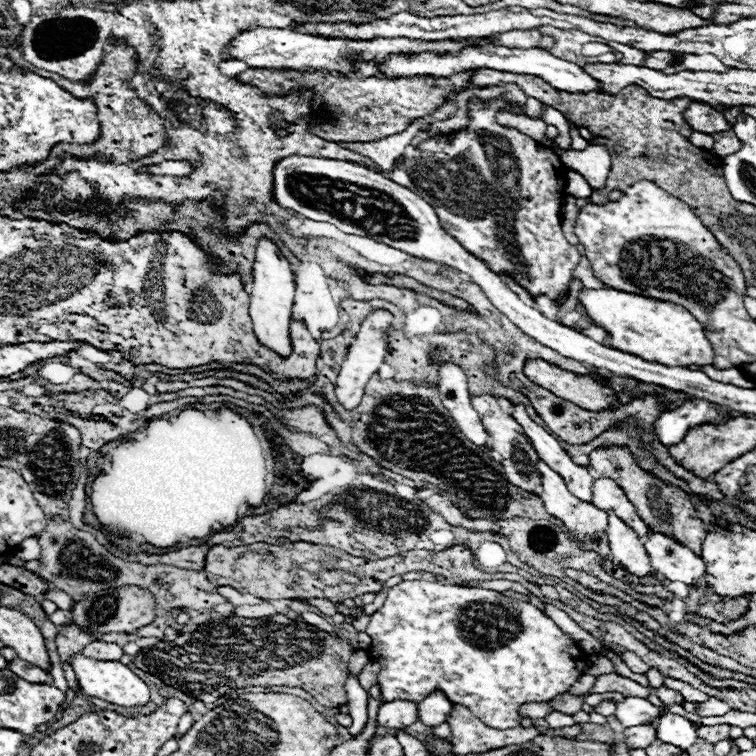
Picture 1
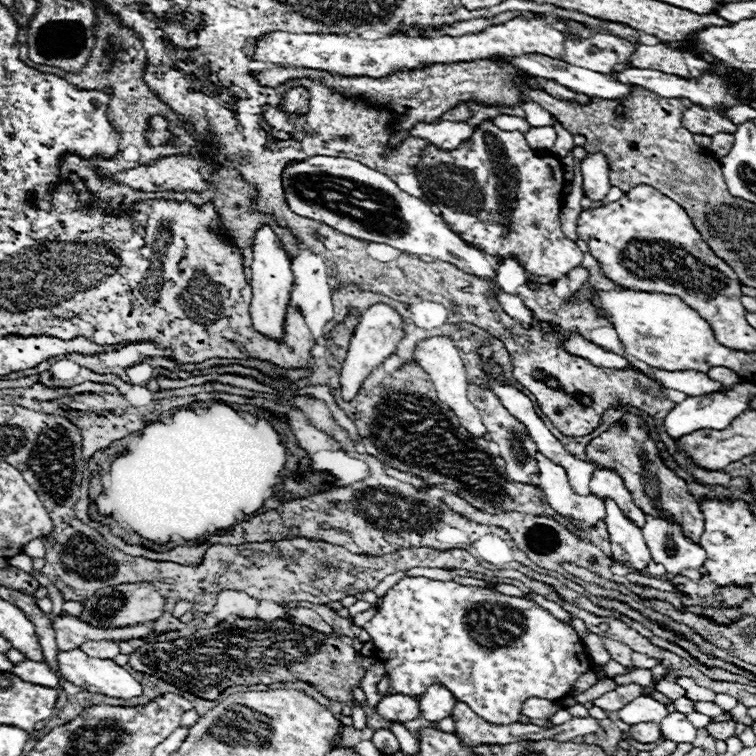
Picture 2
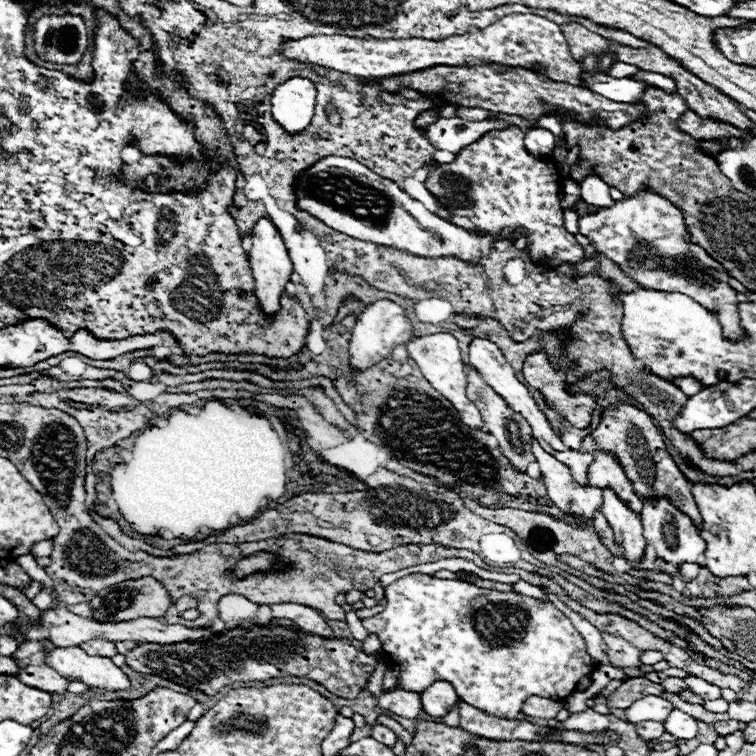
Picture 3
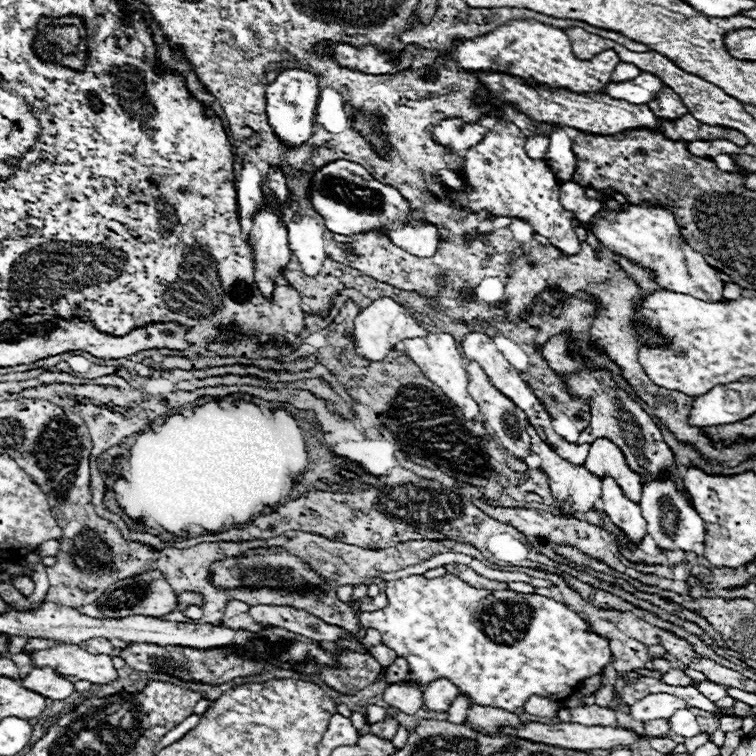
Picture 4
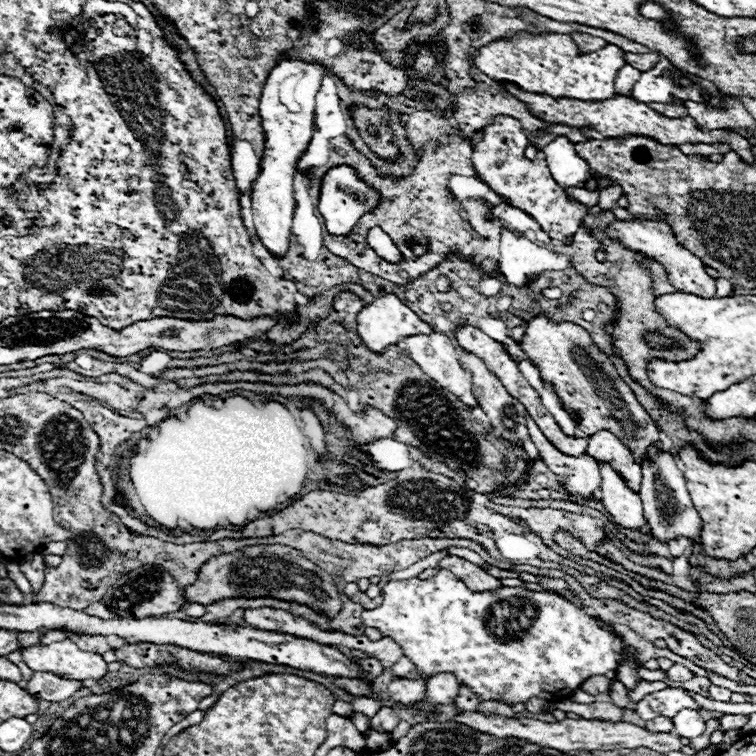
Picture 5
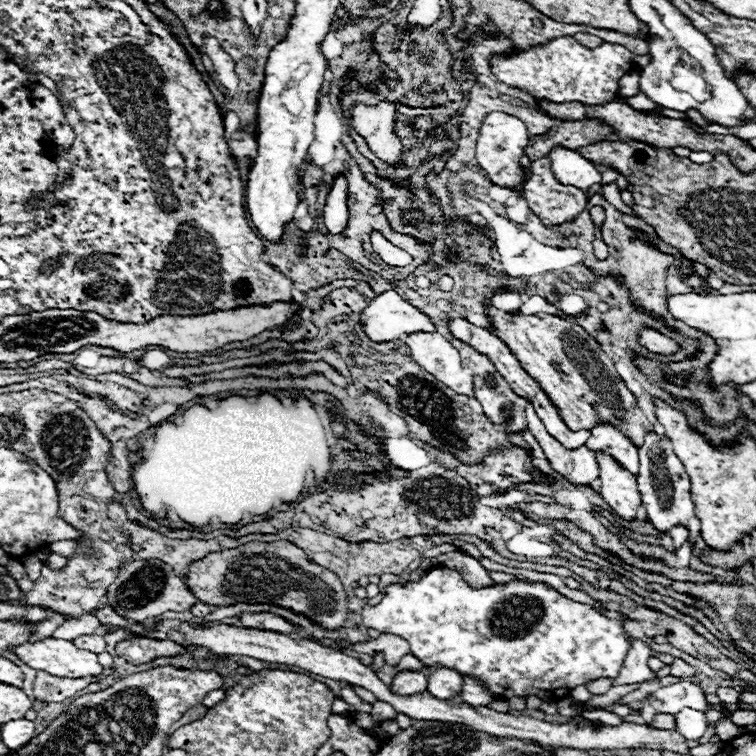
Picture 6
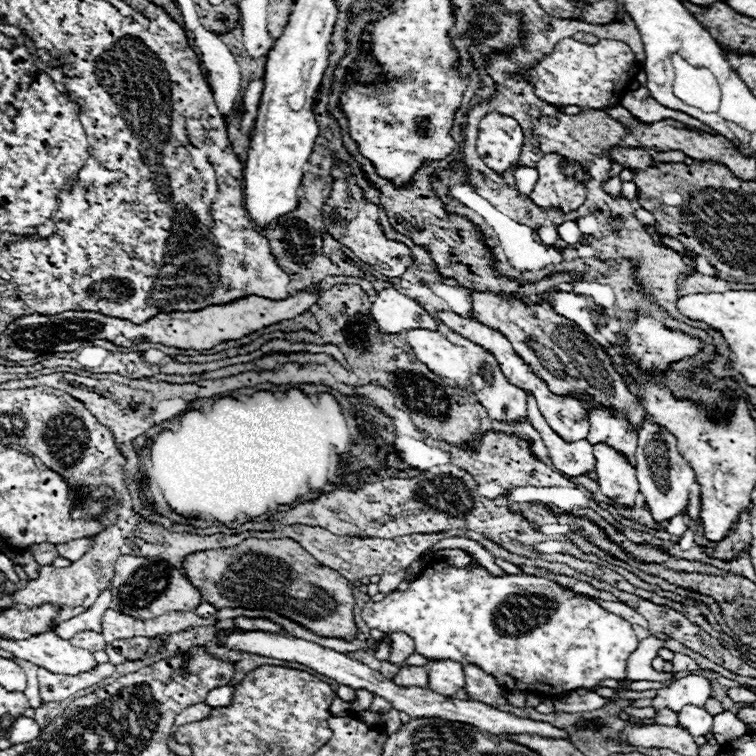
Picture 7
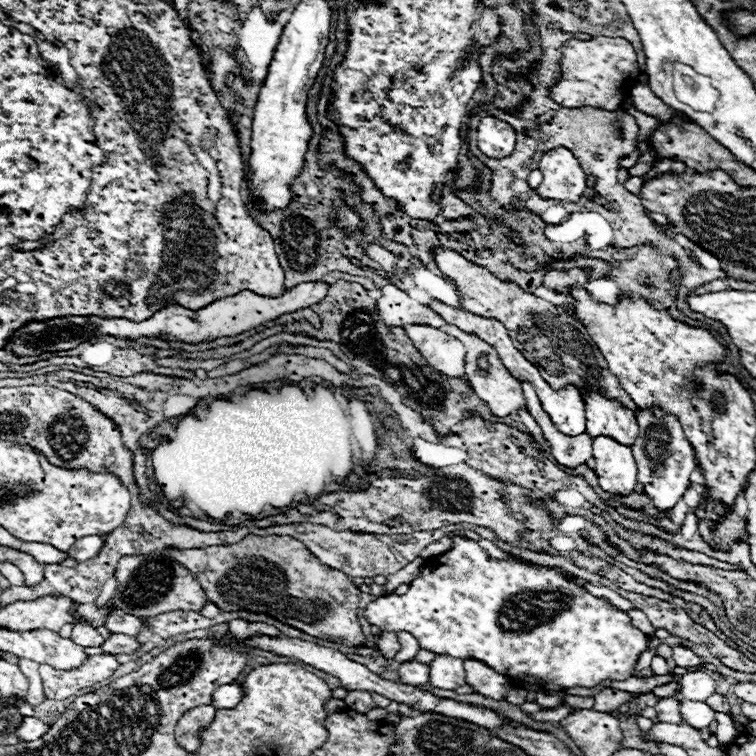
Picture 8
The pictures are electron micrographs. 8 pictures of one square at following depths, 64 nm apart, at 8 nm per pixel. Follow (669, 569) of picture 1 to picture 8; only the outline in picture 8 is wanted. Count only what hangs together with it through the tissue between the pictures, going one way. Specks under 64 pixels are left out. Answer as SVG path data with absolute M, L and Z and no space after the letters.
M660 406L640 408L638 412L638 438L632 446L634 458L638 462L638 482L642 490L652 498L660 512L670 510L684 494L690 474L694 470L694 448L684 438L682 426L674 414L666 414Z

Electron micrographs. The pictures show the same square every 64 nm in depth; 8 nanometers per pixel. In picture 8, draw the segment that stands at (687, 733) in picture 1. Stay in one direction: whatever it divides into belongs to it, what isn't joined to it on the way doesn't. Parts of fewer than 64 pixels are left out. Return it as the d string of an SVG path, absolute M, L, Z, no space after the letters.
M684 700L680 706L682 720L688 722L690 726L696 726L700 730L708 728L714 720L714 710L706 702L694 702L694 700Z

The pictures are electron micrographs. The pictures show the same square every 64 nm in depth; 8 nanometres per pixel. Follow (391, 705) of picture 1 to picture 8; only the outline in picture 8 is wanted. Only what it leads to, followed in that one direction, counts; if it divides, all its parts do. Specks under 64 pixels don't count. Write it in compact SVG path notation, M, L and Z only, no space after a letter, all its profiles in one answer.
M408 660L408 662L402 662L398 666L398 676L404 684L422 686L422 684L428 682L428 674L430 674L428 664L422 664L422 662L416 662L416 660Z

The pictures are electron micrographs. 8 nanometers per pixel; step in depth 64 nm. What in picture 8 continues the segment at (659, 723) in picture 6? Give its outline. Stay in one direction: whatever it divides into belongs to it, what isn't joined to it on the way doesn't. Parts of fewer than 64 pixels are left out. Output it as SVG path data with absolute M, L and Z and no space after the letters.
M660 698L654 710L658 712L658 722L682 722L680 704L674 698Z

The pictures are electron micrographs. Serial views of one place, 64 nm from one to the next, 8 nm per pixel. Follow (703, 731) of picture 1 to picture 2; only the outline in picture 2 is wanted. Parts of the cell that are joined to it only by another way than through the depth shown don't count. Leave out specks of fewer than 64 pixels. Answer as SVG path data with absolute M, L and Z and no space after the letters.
M728 720L728 722L712 722L706 726L708 732L716 738L716 740L726 740L730 736L734 736L734 730L736 730L736 722Z

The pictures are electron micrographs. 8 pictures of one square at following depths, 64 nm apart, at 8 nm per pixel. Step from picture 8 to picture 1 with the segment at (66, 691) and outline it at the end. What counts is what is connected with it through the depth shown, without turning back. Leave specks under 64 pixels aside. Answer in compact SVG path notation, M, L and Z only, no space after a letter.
M20 658L12 660L12 662L8 664L8 668L10 668L16 676L20 676L20 678L32 682L32 684L50 684L50 682L52 682L52 678L50 678L48 672L44 672L42 668L34 666L34 664L26 662L26 660L20 660Z

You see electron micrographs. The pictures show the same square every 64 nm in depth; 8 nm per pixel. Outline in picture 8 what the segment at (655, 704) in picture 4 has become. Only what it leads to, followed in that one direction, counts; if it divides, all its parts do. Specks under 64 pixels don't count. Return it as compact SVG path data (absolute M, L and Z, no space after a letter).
M688 672L680 678L680 684L682 684L682 692L674 696L678 702L684 698L702 702L708 696L716 694L716 680L706 672Z

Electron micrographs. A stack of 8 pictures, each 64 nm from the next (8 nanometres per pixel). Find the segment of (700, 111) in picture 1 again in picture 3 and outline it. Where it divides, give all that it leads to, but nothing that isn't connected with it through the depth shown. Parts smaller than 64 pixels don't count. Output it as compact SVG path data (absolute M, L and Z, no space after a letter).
M688 110L678 122L676 122L678 130L686 132L688 136L692 136L694 140L710 140L710 138L738 138L742 136L740 130L736 130L734 126L728 126L724 122L712 122L712 120L704 120L700 116L696 116L692 110Z

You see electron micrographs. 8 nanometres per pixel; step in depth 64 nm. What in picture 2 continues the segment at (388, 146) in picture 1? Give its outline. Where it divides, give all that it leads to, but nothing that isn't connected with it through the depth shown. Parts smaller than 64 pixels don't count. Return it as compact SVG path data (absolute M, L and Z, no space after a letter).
M442 120L442 122L436 122L436 124L420 124L420 126L414 126L412 130L404 132L404 134L400 134L400 136L394 136L394 142L400 142L406 134L412 134L412 136L426 138L426 140L432 142L436 148L456 150L456 146L458 146L460 142L468 140L476 128L478 128L476 124Z

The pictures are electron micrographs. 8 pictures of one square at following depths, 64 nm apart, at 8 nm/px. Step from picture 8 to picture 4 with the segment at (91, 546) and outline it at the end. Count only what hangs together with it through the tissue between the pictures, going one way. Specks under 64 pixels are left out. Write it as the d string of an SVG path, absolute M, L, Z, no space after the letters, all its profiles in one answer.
M56 540L56 542L44 542L44 544L40 544L38 548L36 548L36 554L38 556L56 556L60 552L60 542Z

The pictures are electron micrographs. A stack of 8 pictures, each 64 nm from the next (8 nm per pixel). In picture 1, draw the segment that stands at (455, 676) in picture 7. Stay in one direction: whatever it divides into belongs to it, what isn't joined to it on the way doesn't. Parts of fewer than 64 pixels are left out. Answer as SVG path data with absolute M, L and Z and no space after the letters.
M434 690L418 704L418 718L426 726L438 726L438 724L448 720L452 706L454 704L448 700L448 696L444 696L444 692Z

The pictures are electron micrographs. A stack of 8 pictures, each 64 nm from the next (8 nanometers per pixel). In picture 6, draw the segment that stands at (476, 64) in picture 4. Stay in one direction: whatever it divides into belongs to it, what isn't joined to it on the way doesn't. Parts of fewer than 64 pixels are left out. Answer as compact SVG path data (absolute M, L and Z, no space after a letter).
M562 36L546 46L536 46L530 52L514 54L512 58L492 58L492 72L502 82L528 90L538 100L550 102L580 102L584 106L600 106L618 98L620 78L634 70L632 52L622 44L602 42L598 48L586 48L572 36Z

